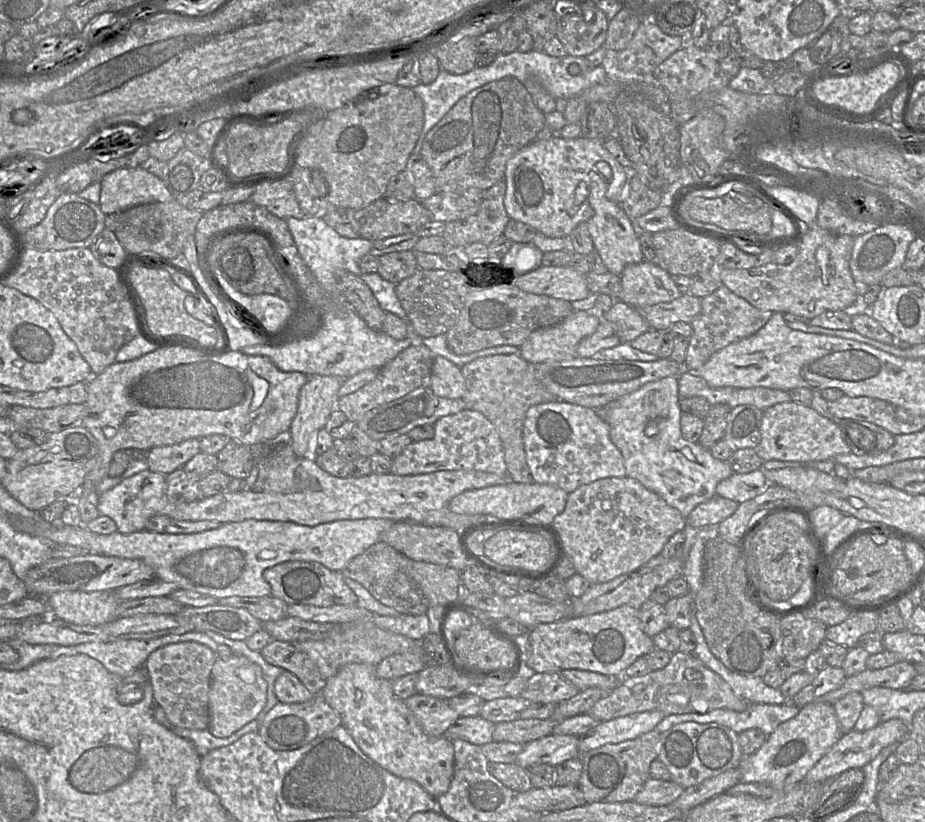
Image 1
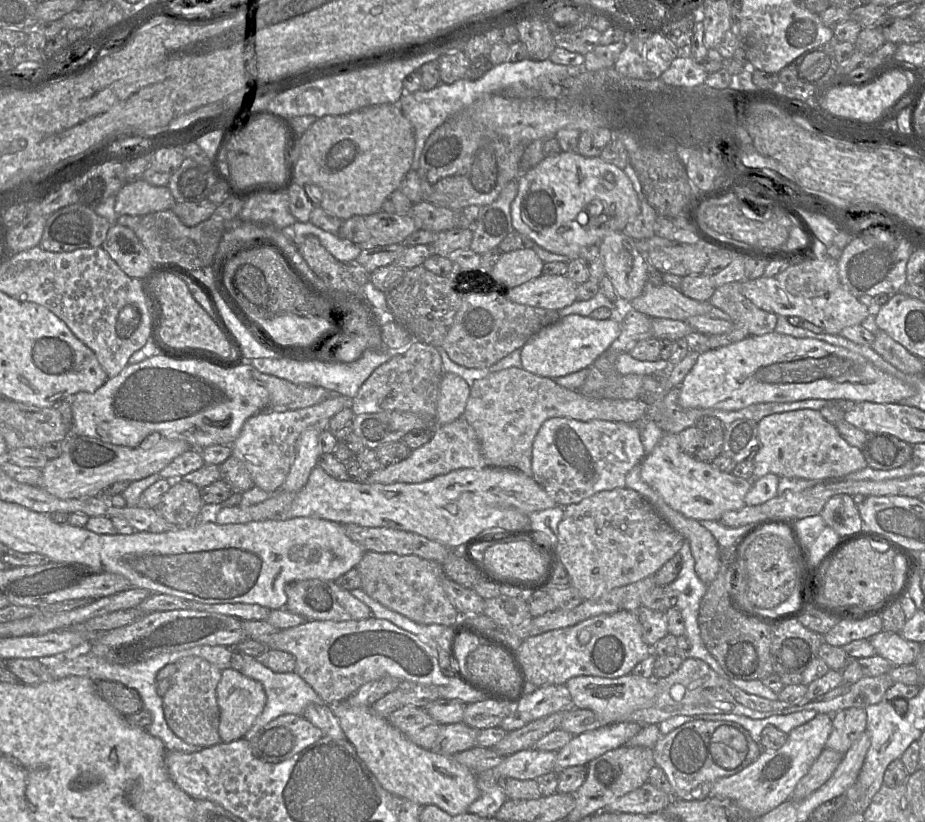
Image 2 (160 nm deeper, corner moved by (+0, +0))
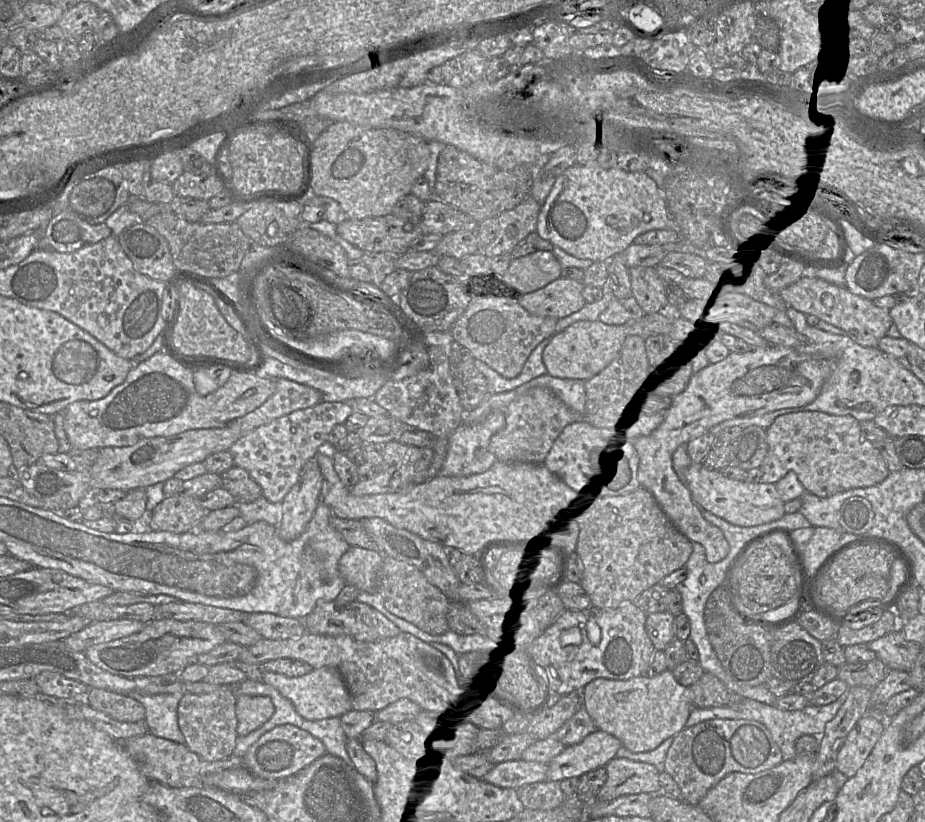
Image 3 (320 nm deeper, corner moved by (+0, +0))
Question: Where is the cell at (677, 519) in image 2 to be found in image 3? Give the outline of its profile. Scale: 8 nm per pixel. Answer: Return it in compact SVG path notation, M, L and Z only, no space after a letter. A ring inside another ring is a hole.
M770 344L744 353L729 353L722 361L705 366L690 378L679 396L668 403L656 432L635 448L635 479L639 487L652 494L680 533L704 547L707 563L723 560L729 553L729 545L721 530L704 519L688 487L676 474L672 464L674 451L725 420L758 416L811 403L831 372L832 362L829 360L790 347Z

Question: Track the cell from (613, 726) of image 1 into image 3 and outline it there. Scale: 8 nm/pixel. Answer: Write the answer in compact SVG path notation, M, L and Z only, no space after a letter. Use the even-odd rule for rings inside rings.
M595 730L578 744L566 746L547 764L546 780L560 782L603 768L616 757L620 741L601 730Z

